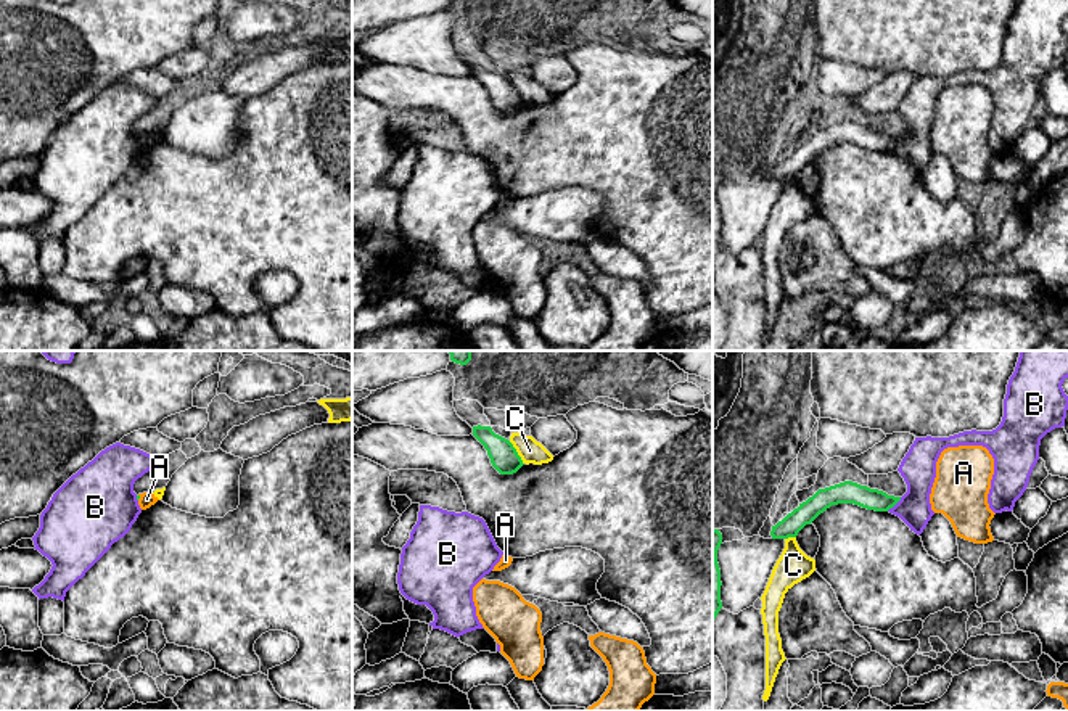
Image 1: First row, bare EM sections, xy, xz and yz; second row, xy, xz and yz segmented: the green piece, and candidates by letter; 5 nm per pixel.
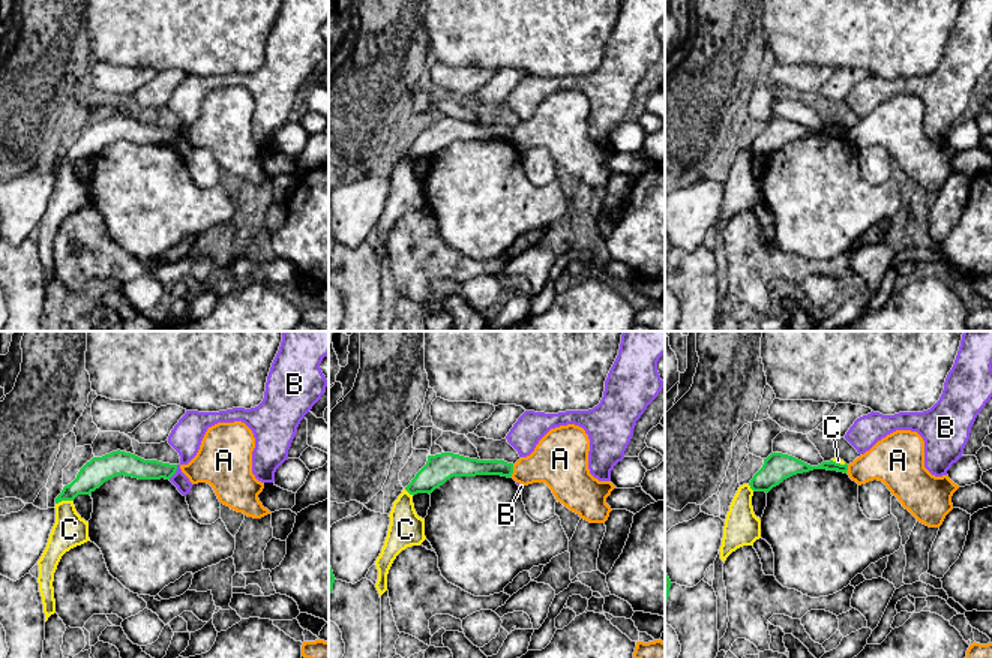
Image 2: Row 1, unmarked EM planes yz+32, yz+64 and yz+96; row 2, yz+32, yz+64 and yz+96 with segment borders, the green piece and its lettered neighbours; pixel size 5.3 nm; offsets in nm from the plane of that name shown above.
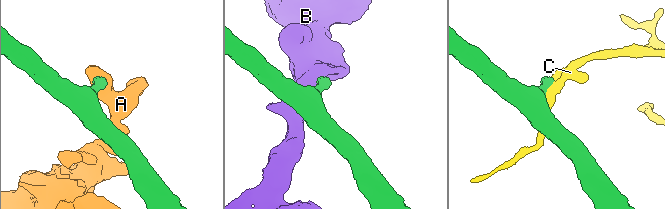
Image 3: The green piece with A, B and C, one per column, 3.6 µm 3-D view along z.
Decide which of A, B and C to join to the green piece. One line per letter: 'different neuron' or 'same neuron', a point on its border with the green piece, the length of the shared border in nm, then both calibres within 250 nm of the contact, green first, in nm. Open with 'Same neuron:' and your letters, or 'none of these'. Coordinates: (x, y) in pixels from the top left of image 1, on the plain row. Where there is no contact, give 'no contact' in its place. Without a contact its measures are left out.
Same neuron: none of these
A: different neuron; meets green in xy at (139, 137); contact 30 nm long; 20 nm thick on the green side, 80 nm on the other
B: different neuron; meets green in yz at (893, 145); contact 100 nm long; 110 nm thick on the green side, 180 nm on the other
C: different neuron; meets green in xz at (517, 92); contact 140 nm long; 140 nm thick on the green side, 120 nm on the other

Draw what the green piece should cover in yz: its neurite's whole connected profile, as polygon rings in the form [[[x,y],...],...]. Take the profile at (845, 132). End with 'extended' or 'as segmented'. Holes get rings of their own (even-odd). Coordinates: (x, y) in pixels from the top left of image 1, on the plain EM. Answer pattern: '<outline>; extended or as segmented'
[[[844,121],[819,129],[812,137],[799,143],[798,148],[772,166],[770,175],[772,179],[796,177],[806,164],[811,164],[832,145],[854,143],[867,150],[888,151],[899,140],[901,137],[888,135],[883,130],[870,129],[852,121]]]; as segmented

